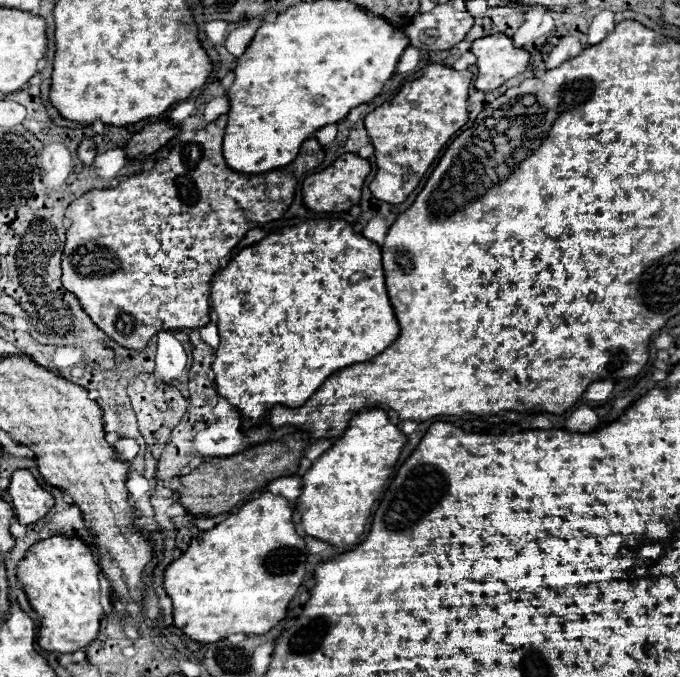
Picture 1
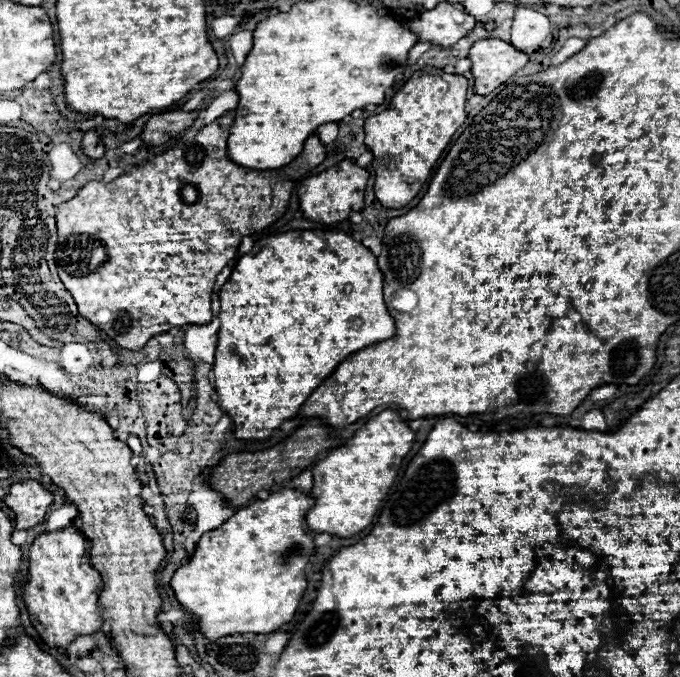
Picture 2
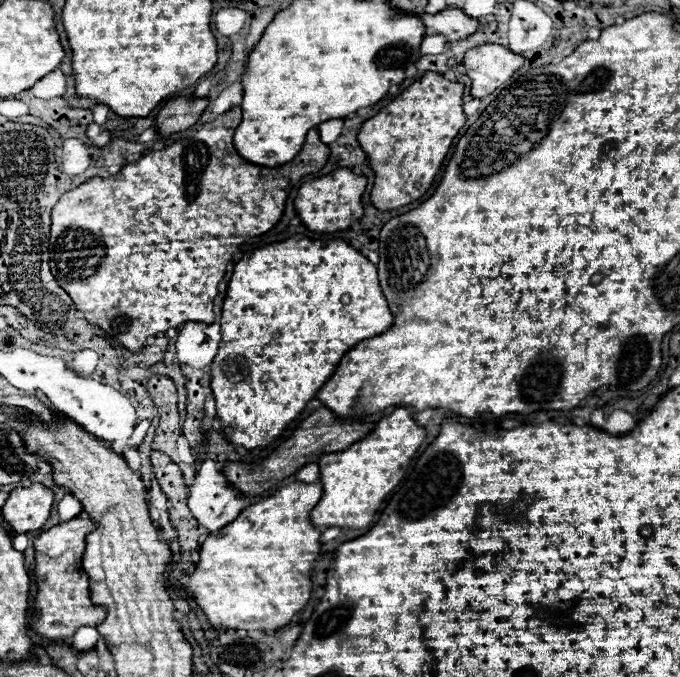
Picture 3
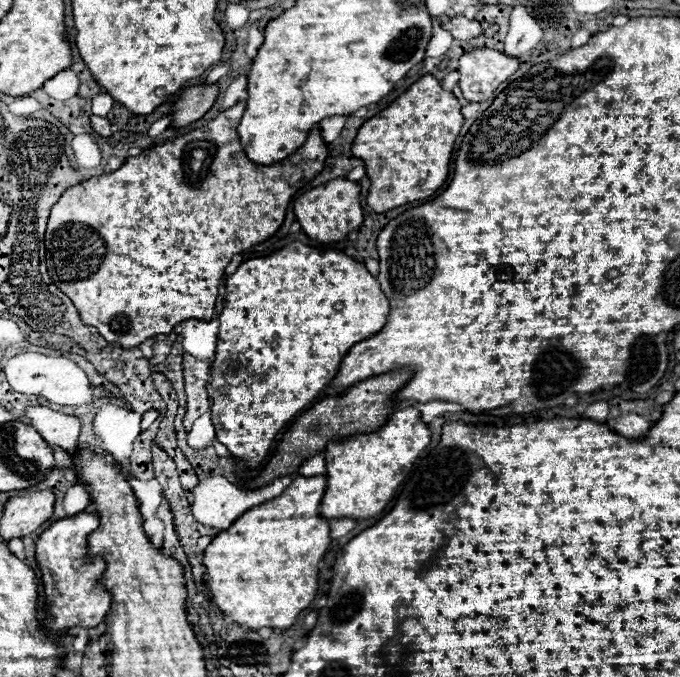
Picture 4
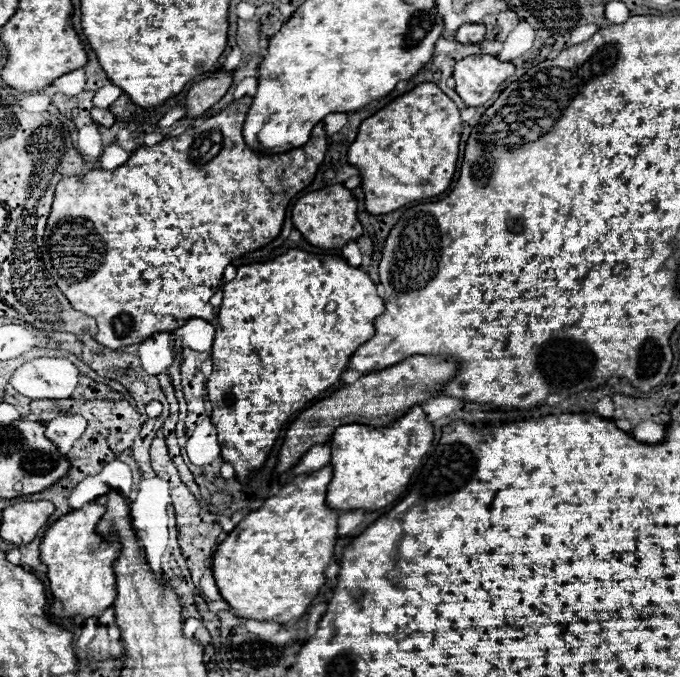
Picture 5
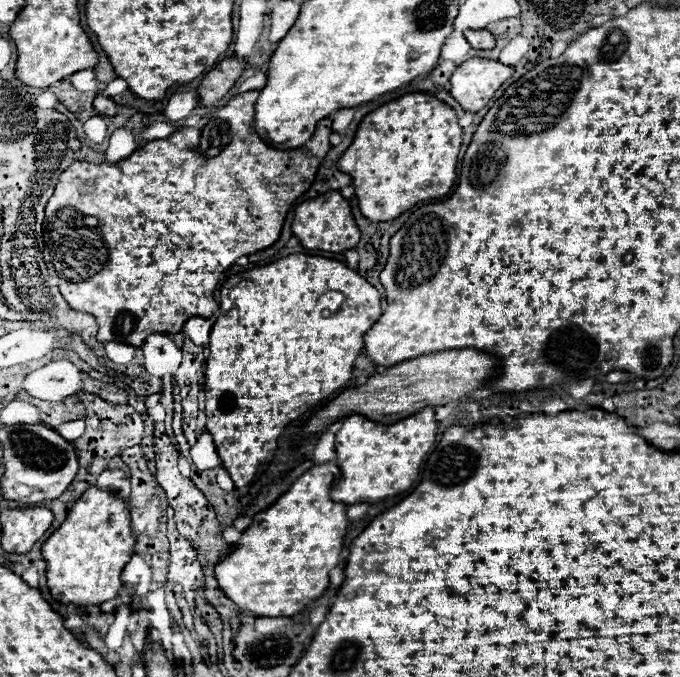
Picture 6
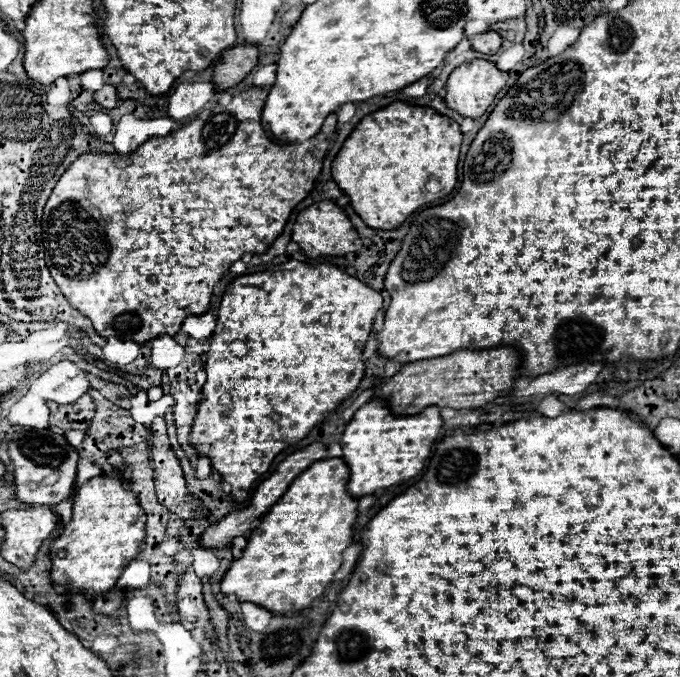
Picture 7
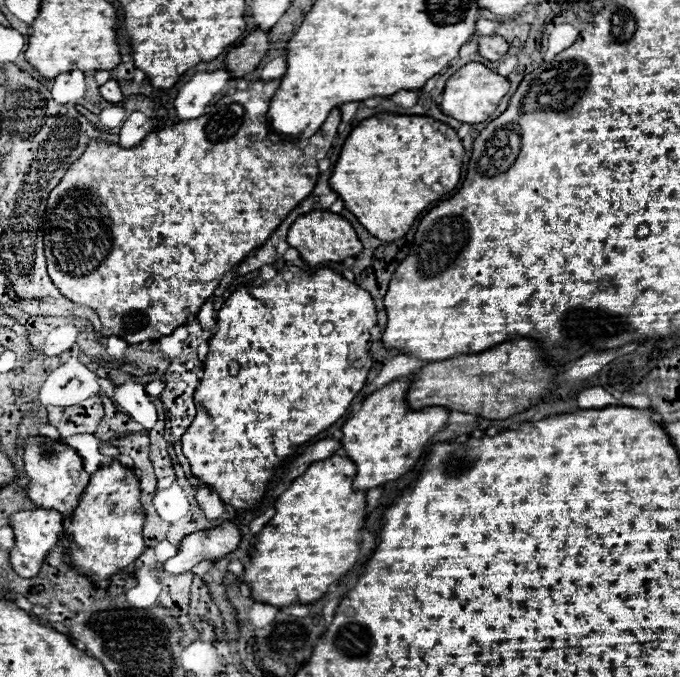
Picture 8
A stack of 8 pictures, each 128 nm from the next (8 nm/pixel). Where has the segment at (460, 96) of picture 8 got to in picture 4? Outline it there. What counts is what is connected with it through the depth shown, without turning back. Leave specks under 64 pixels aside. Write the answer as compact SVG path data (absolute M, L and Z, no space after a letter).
M470 50L460 58L458 86L468 102L484 102L518 70L518 66L520 62L516 58L510 58L498 50Z

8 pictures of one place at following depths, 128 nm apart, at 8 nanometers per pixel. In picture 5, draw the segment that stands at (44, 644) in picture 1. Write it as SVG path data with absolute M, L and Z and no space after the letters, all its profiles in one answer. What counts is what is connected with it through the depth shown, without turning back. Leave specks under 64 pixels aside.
M96 500L84 504L80 510L72 510L54 522L44 534L40 544L40 558L48 566L48 582L52 590L52 614L54 616L82 616L98 618L102 610L116 600L116 576L112 572L114 562L120 556L122 544L116 534L100 536L96 524L104 514L104 506Z

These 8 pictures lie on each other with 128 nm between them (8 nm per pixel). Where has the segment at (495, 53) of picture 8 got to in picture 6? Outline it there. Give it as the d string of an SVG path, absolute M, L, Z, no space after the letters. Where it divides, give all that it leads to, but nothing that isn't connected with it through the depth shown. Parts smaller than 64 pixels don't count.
M464 30L464 36L476 50L492 50L496 46L496 38L488 30Z

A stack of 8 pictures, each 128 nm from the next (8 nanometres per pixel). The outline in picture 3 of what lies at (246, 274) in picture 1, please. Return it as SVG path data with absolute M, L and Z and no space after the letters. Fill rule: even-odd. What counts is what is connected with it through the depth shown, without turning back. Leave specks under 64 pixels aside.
M290 238L290 240L284 240L284 242L274 242L274 244L270 244L266 248L260 248L252 254L244 254L244 258L240 262L236 262L230 284L228 284L228 292L226 292L226 298L224 298L220 326L222 326L222 342L220 342L218 354L212 362L212 392L214 392L214 400L216 400L216 416L218 416L220 424L224 426L224 436L230 444L244 446L246 450L254 450L254 448L266 448L268 444L272 444L282 434L284 426L288 426L304 410L304 406L314 398L314 394L332 376L332 372L336 370L340 358L350 348L354 348L360 340L374 338L376 334L386 332L392 326L392 312L390 312L388 302L386 302L386 298L380 290L378 276L376 276L376 266L366 256L362 256L360 252L350 248L344 240L330 240L330 242L320 246L318 240ZM344 294L350 296L350 300L352 300L350 304L340 302L340 298Z

